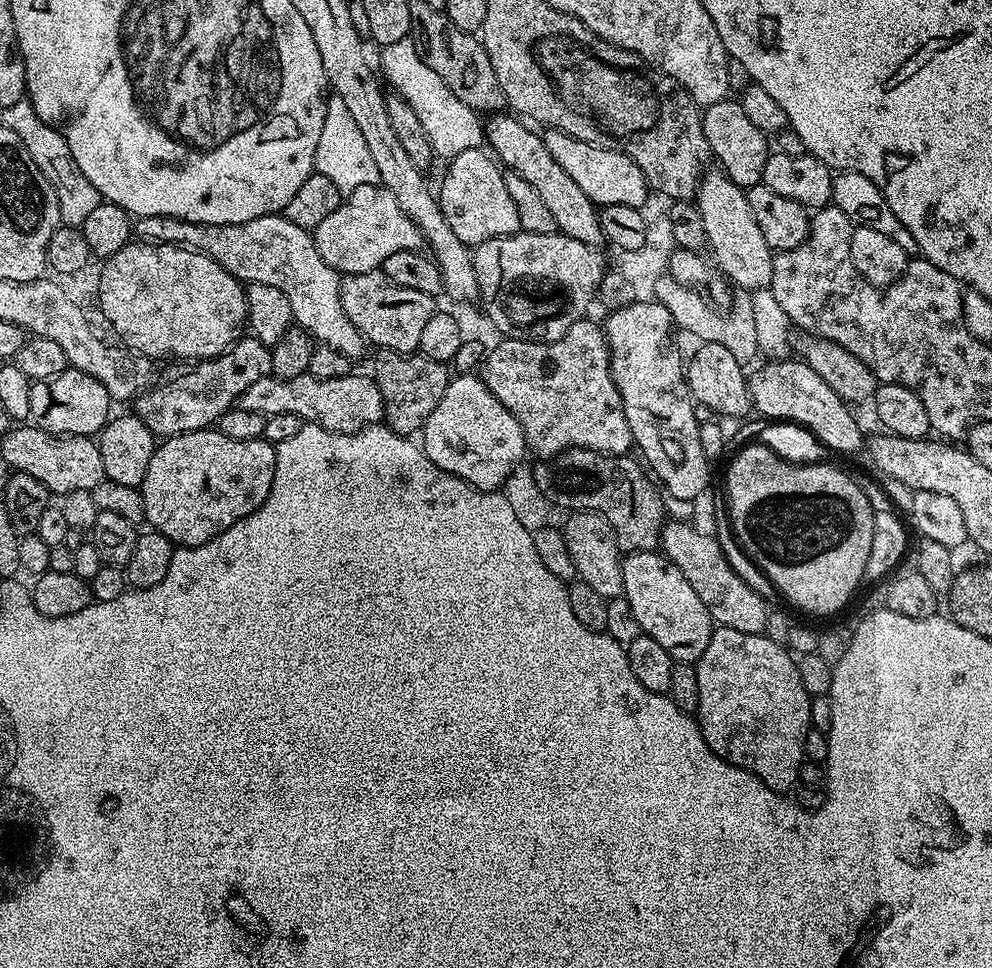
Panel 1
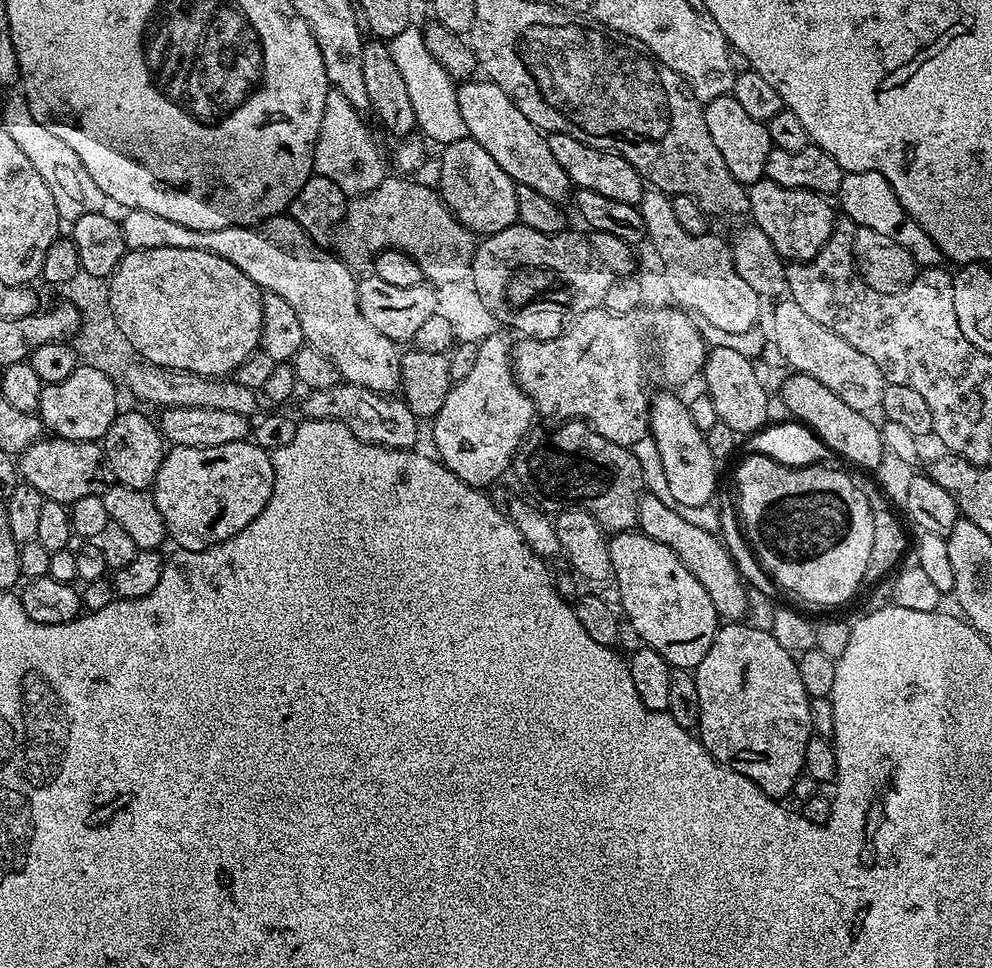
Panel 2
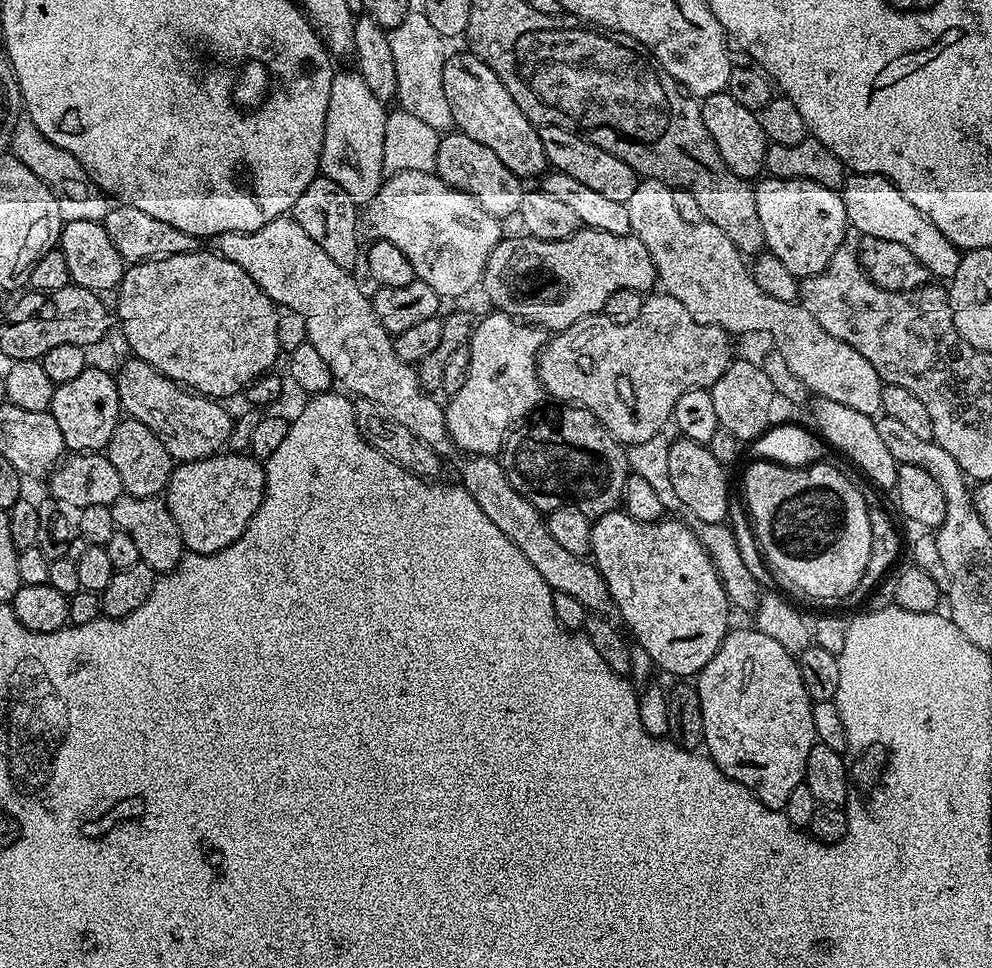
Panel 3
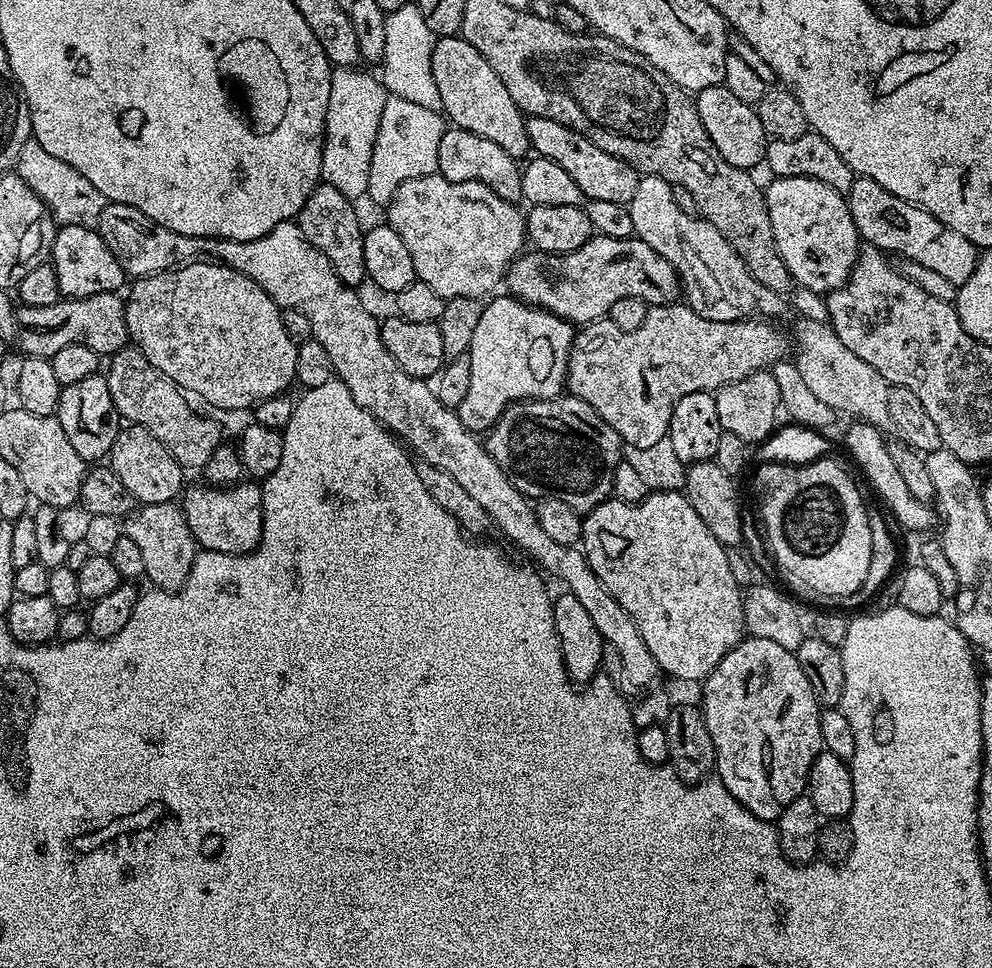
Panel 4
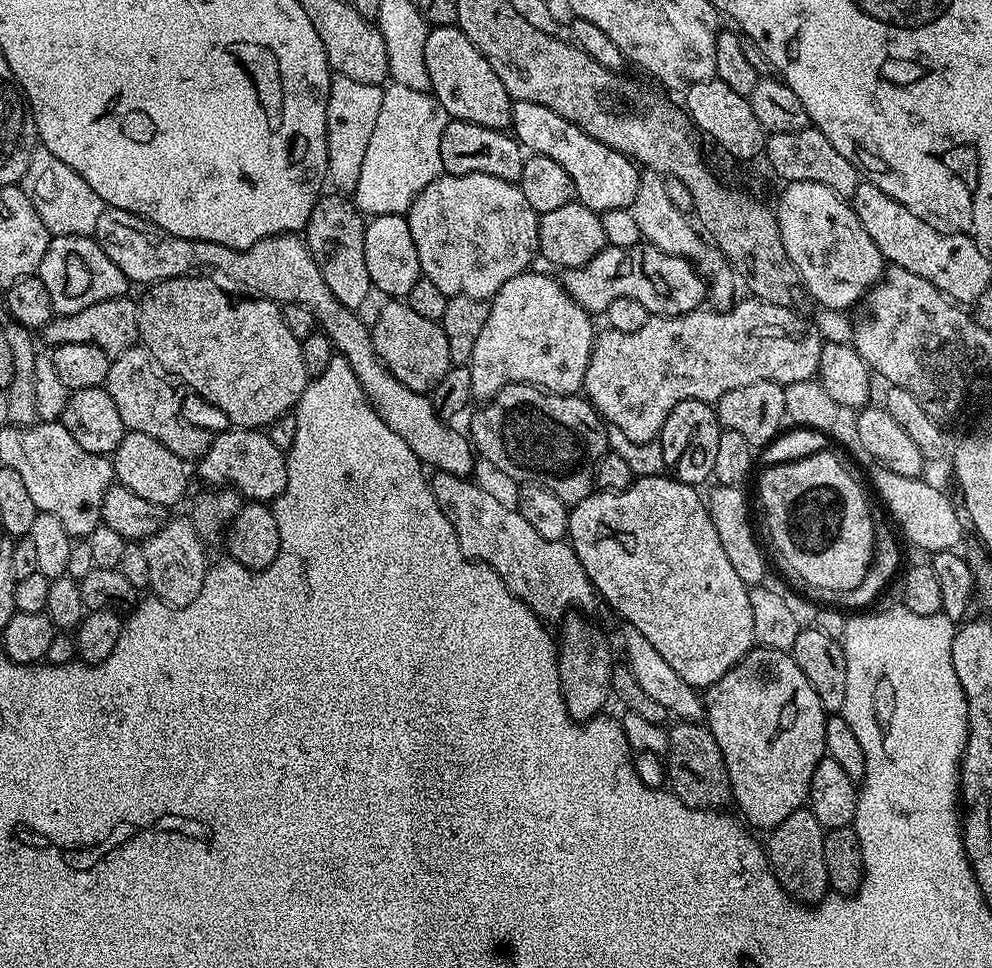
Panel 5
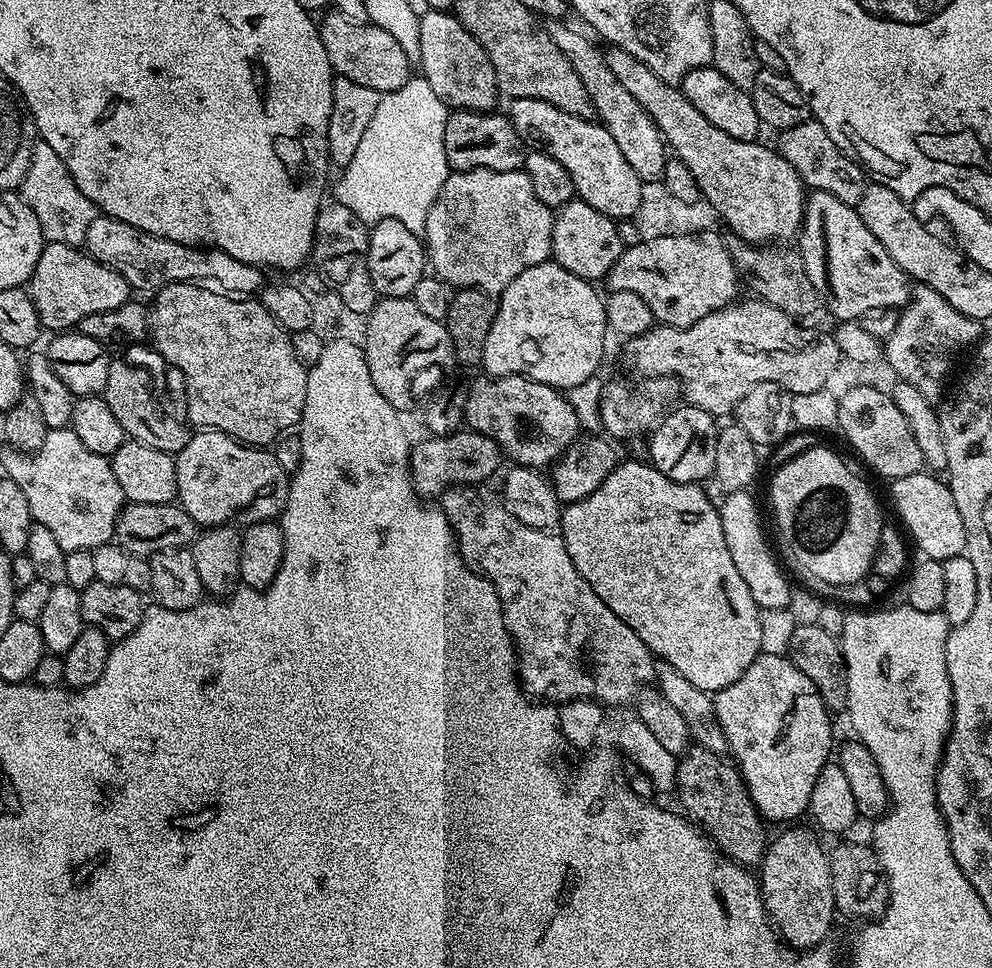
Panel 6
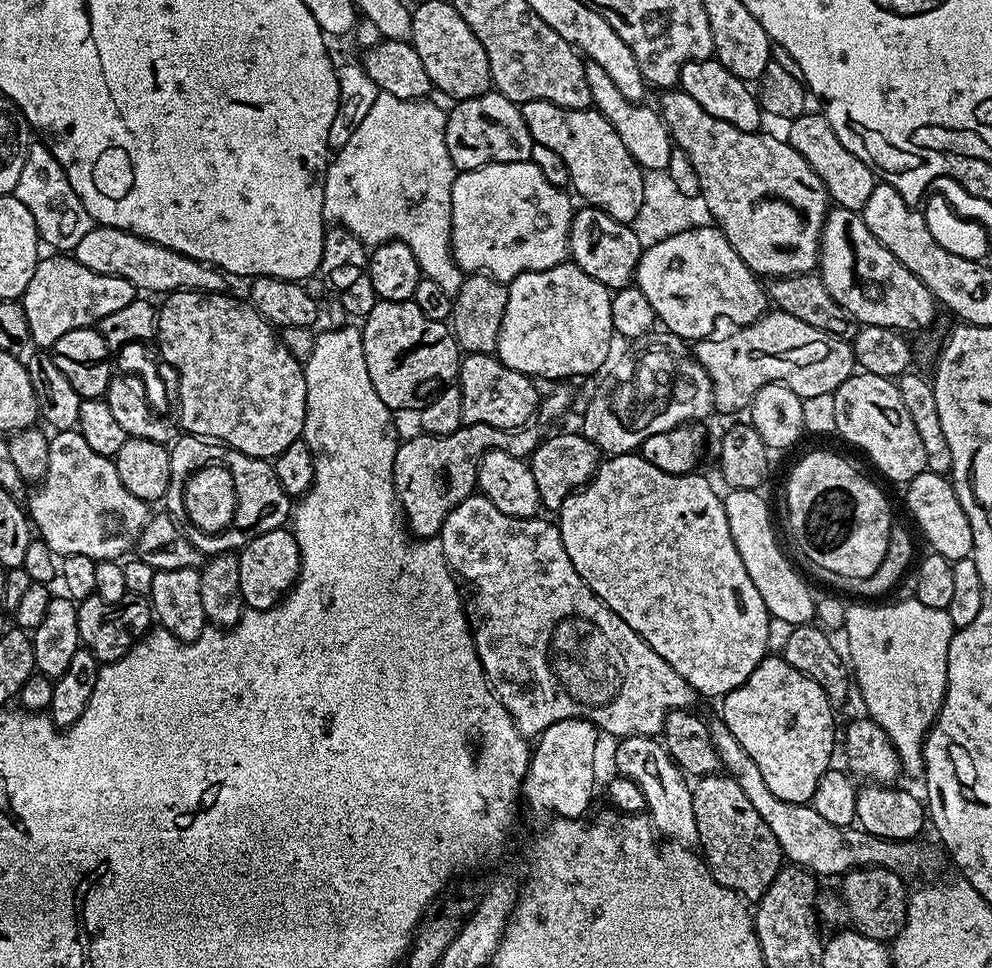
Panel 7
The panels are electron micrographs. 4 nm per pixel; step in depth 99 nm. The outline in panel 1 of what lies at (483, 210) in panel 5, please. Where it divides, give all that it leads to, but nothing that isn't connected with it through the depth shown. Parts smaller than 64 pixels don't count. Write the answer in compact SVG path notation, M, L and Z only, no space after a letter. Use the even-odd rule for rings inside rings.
M363 184L341 199L338 210L329 214L314 229L318 254L335 272L353 276L375 272L398 250L420 250L425 247L424 235L418 226L398 206L398 198L380 184Z

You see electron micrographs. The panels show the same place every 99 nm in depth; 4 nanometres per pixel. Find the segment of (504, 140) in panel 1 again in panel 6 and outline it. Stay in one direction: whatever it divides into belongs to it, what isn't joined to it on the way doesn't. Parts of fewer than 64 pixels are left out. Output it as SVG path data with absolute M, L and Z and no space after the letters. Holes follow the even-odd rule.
M425 11L420 18L418 30L418 61L422 77L449 109L469 112L487 112L495 109L496 96L501 95L496 85L494 66L488 52L482 50L480 43L462 26L462 22L451 11Z

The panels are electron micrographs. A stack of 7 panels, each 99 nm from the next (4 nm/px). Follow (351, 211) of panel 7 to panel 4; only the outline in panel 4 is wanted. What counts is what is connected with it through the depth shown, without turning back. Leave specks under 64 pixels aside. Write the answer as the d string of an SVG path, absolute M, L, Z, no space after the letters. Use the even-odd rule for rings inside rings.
M389 95L382 110L382 119L379 122L378 138L375 139L374 152L371 155L370 182L368 183L368 195L380 206L387 205L393 194L397 192L398 186L410 178L435 175L438 170L438 143L441 141L441 134L444 131L443 117L432 110L416 102L410 102L408 97Z

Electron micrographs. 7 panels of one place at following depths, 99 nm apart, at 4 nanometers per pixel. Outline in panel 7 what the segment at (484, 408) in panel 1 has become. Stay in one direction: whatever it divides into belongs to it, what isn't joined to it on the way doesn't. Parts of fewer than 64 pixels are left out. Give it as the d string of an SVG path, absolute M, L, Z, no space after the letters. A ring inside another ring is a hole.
M565 262L550 270L518 274L518 278L507 281L506 287L506 310L494 355L510 370L518 370L523 376L564 382L567 376L599 373L609 363L608 351L614 341L610 318L612 292L598 278L590 278L586 270Z

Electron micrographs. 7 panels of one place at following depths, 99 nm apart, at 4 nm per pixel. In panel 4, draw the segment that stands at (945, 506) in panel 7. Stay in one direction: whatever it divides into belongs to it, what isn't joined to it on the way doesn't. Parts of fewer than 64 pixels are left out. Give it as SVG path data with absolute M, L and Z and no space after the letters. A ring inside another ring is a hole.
M856 422L853 425L853 428L848 432L848 452L852 455L853 462L860 467L861 474L868 479L869 486L876 491L877 498L881 500L879 503L887 509L891 519L895 523L897 520L902 527L909 528L912 532L924 532L932 523L936 524L937 513L932 508L928 509L929 505L925 501L910 494L910 489L906 486L905 480L902 479L902 474L898 474L898 466L894 466L892 448L883 440L885 437L882 432L873 424Z

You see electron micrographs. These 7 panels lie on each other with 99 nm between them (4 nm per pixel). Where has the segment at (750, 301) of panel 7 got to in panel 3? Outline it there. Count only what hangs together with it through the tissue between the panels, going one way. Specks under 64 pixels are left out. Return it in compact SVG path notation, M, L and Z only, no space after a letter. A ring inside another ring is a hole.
M581 227L570 238L561 240L539 240L527 234L519 235L505 235L498 246L494 246L484 267L482 289L484 288L495 311L523 320L525 324L535 324L536 327L555 334L563 328L574 326L574 322L578 322L583 316L603 313L606 298L610 298L610 294L618 290L648 294L657 287L658 277L654 262L646 246L642 246L642 242L634 235L606 234L602 230L585 227Z

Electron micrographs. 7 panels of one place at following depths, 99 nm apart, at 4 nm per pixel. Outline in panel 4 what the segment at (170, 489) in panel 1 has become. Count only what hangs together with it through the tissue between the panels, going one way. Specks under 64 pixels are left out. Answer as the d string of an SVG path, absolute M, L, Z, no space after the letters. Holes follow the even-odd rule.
M256 482L246 483L235 483L231 487L189 487L183 493L184 517L190 526L190 534L194 534L197 545L203 551L245 556L260 544L260 535L264 529L261 485Z

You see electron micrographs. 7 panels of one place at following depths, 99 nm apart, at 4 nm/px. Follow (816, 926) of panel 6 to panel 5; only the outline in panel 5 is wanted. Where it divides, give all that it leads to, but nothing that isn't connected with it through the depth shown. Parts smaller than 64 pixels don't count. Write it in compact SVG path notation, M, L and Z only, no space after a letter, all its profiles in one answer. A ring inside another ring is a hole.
M808 807L799 808L770 833L766 842L769 864L789 895L801 903L819 903L829 891L825 868L825 829Z

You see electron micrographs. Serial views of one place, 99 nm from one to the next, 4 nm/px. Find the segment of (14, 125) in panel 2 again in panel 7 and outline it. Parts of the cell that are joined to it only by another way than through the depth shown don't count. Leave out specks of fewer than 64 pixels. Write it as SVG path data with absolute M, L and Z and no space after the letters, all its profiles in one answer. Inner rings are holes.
M33 142L28 146L26 162L22 166L22 174L18 174L18 186L14 195L20 199L22 206L34 214L34 226L38 230L41 241L52 250L74 250L82 237L94 227L94 221L82 206L78 194L74 194L74 186L66 178L58 158L48 149L47 143Z

